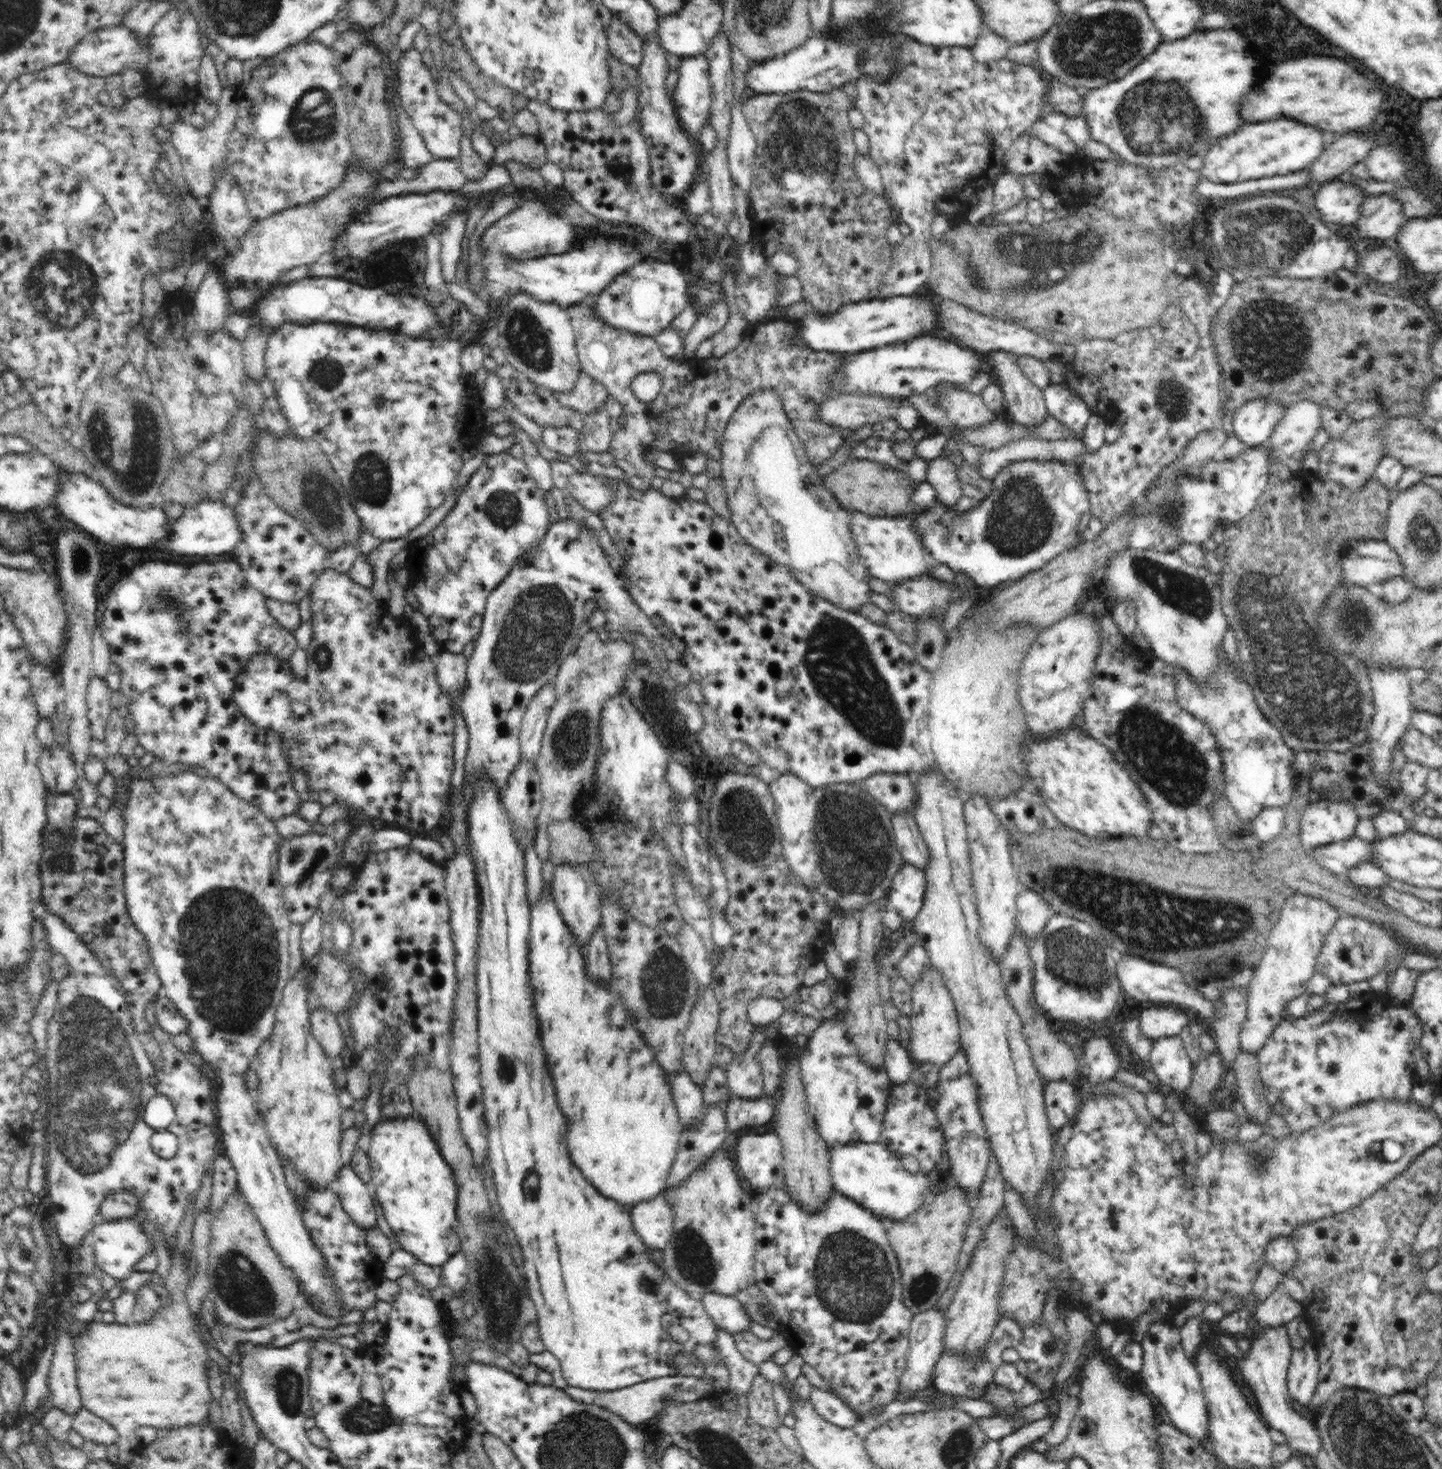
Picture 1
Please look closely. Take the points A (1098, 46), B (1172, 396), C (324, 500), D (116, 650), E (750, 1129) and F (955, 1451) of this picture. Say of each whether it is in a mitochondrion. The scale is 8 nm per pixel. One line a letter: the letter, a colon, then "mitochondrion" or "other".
A: mitochondrion
B: mitochondrion
C: mitochondrion
D: other
E: other
F: mitochondrion

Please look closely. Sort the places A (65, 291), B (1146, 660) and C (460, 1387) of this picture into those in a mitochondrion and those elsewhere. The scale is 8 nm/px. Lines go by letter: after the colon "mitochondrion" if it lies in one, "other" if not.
A: mitochondrion
B: other
C: other

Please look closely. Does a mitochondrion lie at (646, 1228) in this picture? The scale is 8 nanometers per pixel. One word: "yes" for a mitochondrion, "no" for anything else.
no

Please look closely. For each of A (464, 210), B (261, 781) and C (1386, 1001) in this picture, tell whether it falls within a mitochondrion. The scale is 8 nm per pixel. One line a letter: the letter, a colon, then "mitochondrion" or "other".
A: other
B: other
C: other

